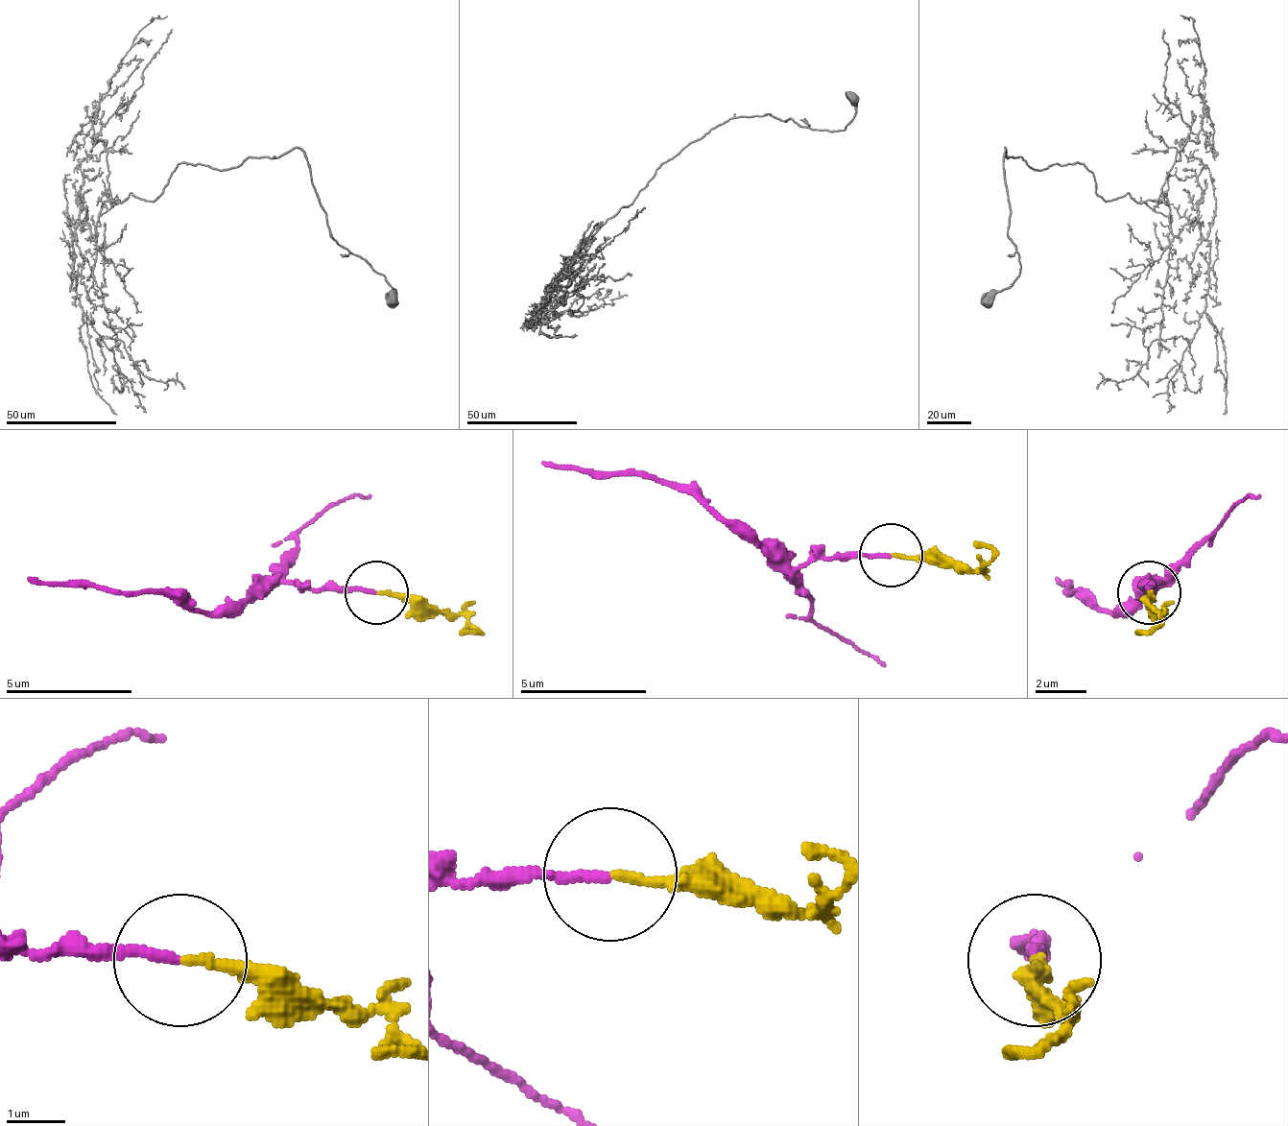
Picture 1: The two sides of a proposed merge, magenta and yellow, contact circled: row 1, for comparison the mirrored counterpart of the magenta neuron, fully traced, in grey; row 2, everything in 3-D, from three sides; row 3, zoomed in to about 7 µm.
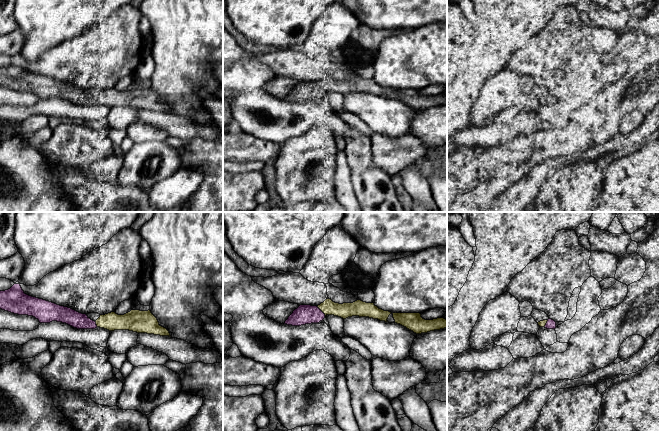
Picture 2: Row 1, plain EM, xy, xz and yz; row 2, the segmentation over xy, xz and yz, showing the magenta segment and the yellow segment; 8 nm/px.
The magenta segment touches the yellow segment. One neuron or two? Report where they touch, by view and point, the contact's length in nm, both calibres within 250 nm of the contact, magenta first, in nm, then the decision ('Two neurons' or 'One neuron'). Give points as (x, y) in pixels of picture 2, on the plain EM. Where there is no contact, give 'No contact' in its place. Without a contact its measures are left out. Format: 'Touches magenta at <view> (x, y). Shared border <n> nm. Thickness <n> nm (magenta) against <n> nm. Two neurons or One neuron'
Touches magenta at xz (321, 87). Shared border 110 nm. Thickness 160 nm (magenta) against 120 nm. One neuron

